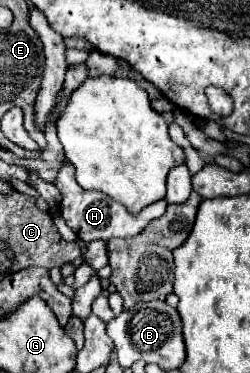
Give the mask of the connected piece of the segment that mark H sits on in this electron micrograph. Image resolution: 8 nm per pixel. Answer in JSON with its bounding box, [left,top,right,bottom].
[55,161,167,241]

